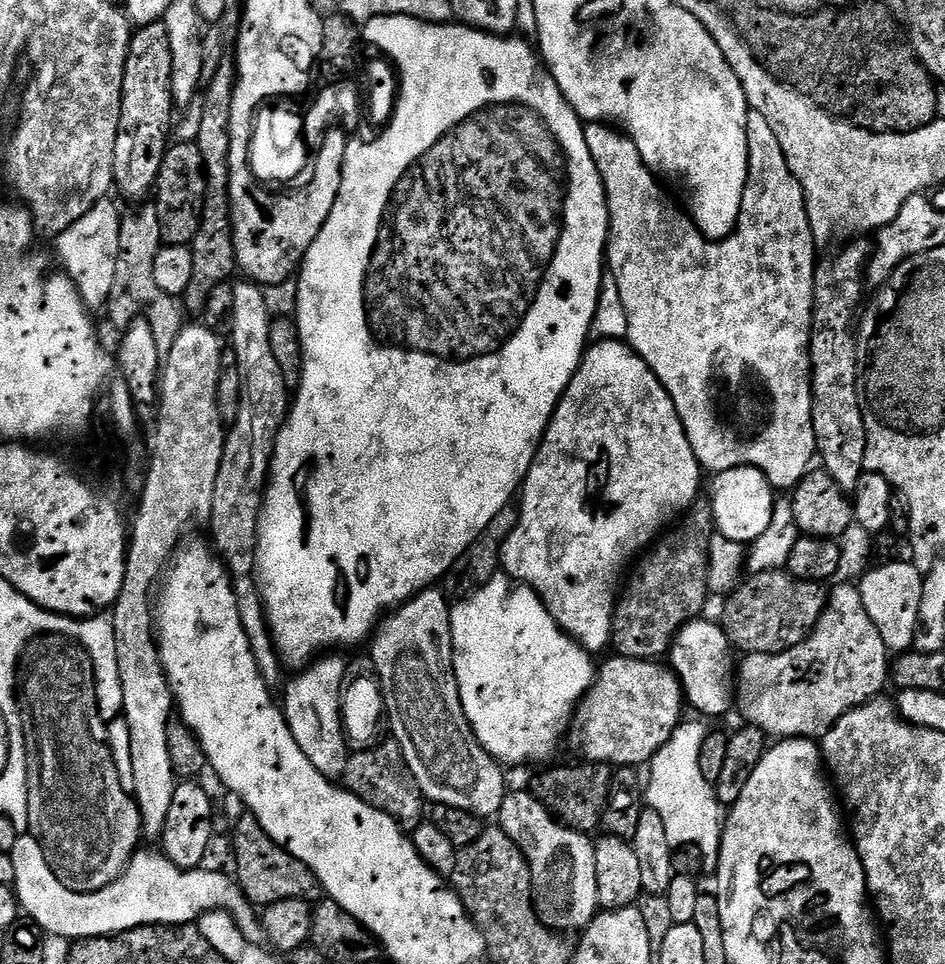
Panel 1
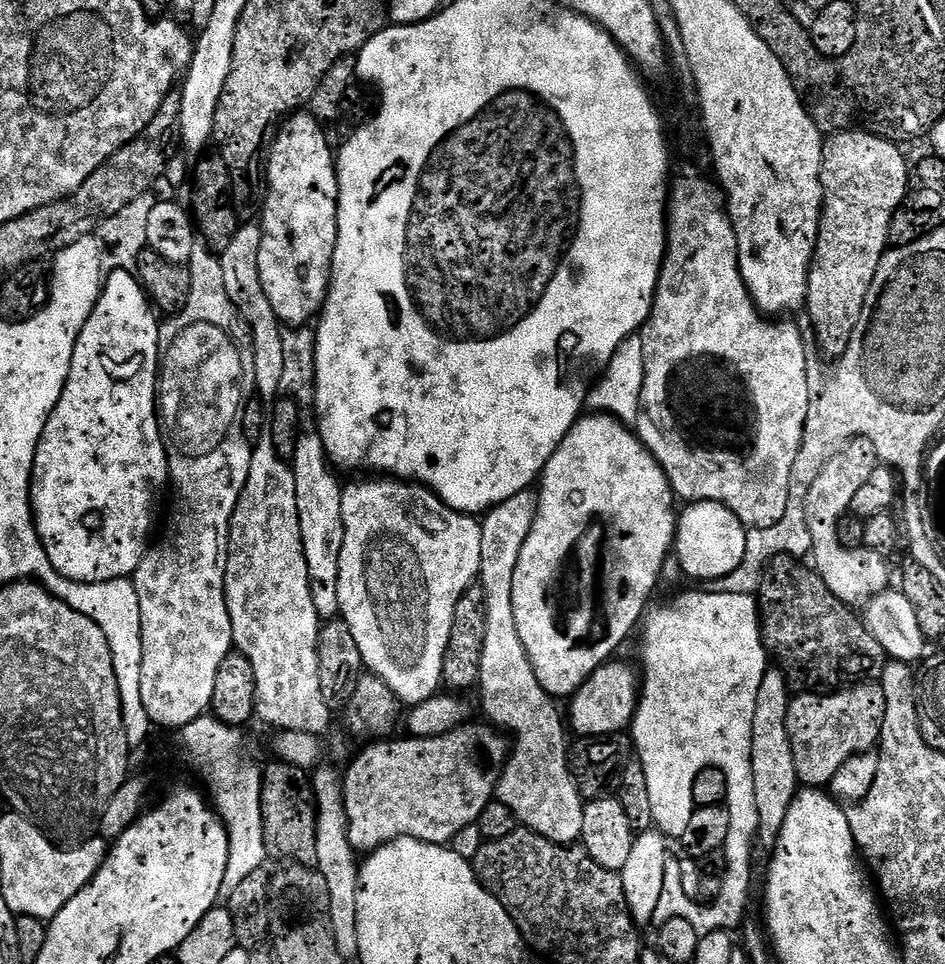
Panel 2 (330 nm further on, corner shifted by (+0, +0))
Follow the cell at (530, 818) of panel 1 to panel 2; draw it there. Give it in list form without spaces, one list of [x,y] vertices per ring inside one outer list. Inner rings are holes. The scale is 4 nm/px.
[[[529,490],[514,494],[496,508],[489,508],[483,517],[482,530],[482,562],[480,563],[479,587],[484,590],[486,602],[486,642],[482,646],[482,662],[480,663],[480,682],[478,693],[484,703],[484,712],[491,723],[505,733],[512,732],[514,743],[503,772],[500,783],[496,786],[496,796],[516,815],[517,821],[527,831],[537,832],[555,844],[572,846],[579,841],[582,834],[582,814],[585,799],[580,795],[576,779],[572,776],[570,763],[570,740],[564,737],[566,720],[556,709],[557,701],[538,682],[534,674],[534,666],[526,654],[526,646],[522,646],[522,638],[518,638],[518,625],[514,623],[514,570],[518,570],[518,554],[522,554],[522,546],[534,526],[538,496]]]

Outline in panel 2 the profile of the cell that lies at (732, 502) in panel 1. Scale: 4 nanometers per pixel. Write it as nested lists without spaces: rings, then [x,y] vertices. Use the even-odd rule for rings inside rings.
[[[698,500],[687,505],[685,512],[681,511],[676,526],[676,542],[674,545],[674,560],[680,563],[680,568],[688,576],[696,580],[713,582],[730,575],[743,560],[746,554],[746,542],[749,529],[726,506],[709,500]]]

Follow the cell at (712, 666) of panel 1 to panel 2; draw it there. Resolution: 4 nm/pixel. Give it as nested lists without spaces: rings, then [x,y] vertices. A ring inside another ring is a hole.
[[[609,662],[603,664],[593,676],[588,679],[578,691],[570,697],[566,720],[576,731],[577,737],[581,736],[615,736],[623,733],[636,717],[638,703],[638,672],[628,664]]]

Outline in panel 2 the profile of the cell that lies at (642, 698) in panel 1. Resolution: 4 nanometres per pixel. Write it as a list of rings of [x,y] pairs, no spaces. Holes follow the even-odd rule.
[[[465,723],[453,732],[441,736],[372,742],[365,747],[368,748],[365,752],[357,754],[356,761],[348,768],[348,773],[345,771],[342,776],[348,838],[357,853],[375,852],[383,844],[402,838],[448,846],[451,845],[454,834],[458,834],[458,830],[476,823],[482,810],[486,810],[486,806],[496,796],[500,773],[503,772],[510,755],[510,744],[495,727],[483,728],[480,724],[472,723]]]

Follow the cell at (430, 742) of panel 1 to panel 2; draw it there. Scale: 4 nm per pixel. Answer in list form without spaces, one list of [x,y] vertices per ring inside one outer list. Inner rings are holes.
[[[368,478],[365,484],[352,484],[342,491],[342,518],[344,519],[344,541],[340,555],[338,570],[338,606],[340,616],[350,626],[350,634],[354,634],[354,642],[358,642],[358,650],[364,659],[365,669],[371,675],[382,678],[390,690],[400,699],[401,705],[419,706],[431,700],[441,691],[444,682],[444,659],[450,642],[450,634],[454,626],[454,610],[468,588],[480,575],[482,562],[482,530],[481,521],[475,515],[466,512],[455,512],[436,497],[434,492],[423,484],[413,484],[407,480],[395,478]]]

